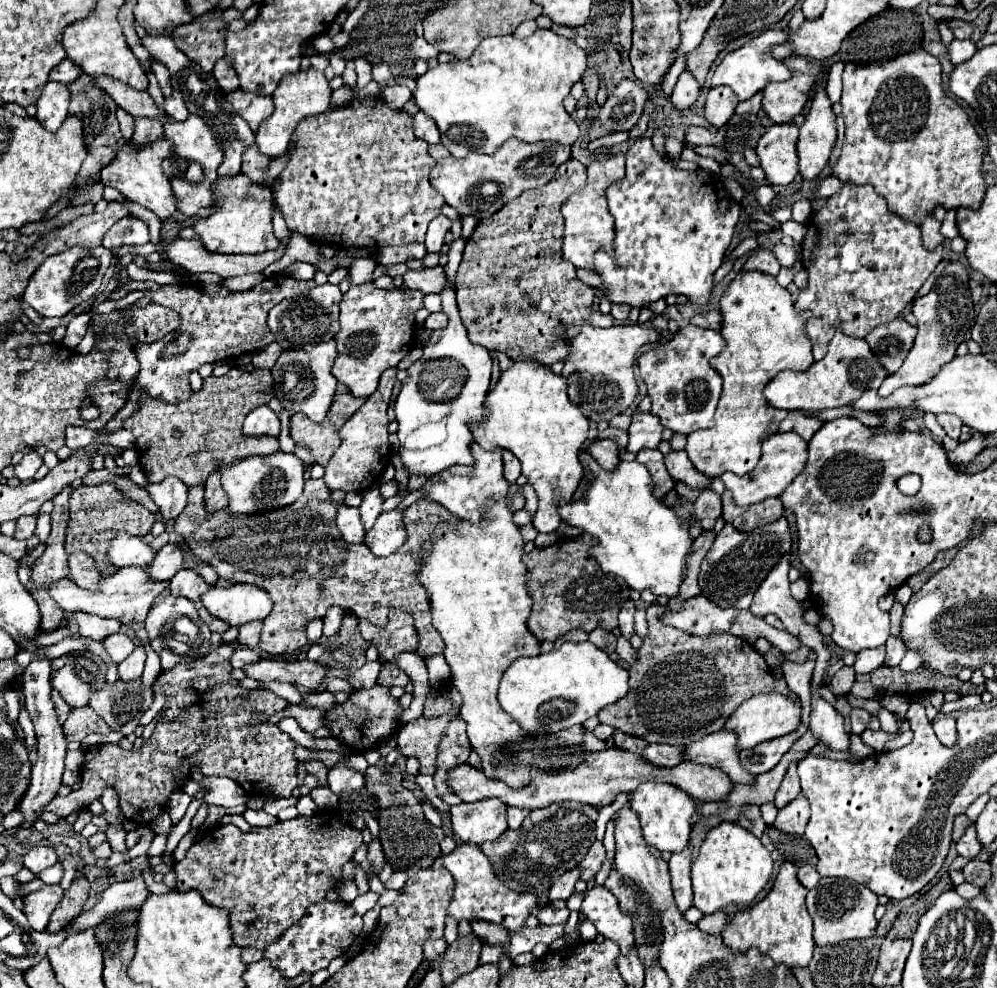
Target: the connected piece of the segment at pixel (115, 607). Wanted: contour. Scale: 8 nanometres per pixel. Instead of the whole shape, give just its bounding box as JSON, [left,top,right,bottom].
[47,568,167,634]

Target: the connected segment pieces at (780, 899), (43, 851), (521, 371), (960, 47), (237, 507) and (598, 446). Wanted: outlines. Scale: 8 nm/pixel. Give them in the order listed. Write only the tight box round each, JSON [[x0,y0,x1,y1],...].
[[723,862,813,968],[23,846,57,874],[473,358,589,532],[947,40,977,64],[221,452,303,514],[587,438,619,468]]

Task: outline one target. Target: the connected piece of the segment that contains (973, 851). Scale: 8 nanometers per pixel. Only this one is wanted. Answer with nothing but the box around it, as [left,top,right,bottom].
[955,824,981,858]

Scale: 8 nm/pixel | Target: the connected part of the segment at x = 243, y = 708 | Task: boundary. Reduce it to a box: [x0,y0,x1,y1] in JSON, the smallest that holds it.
[45,644,299,824]

